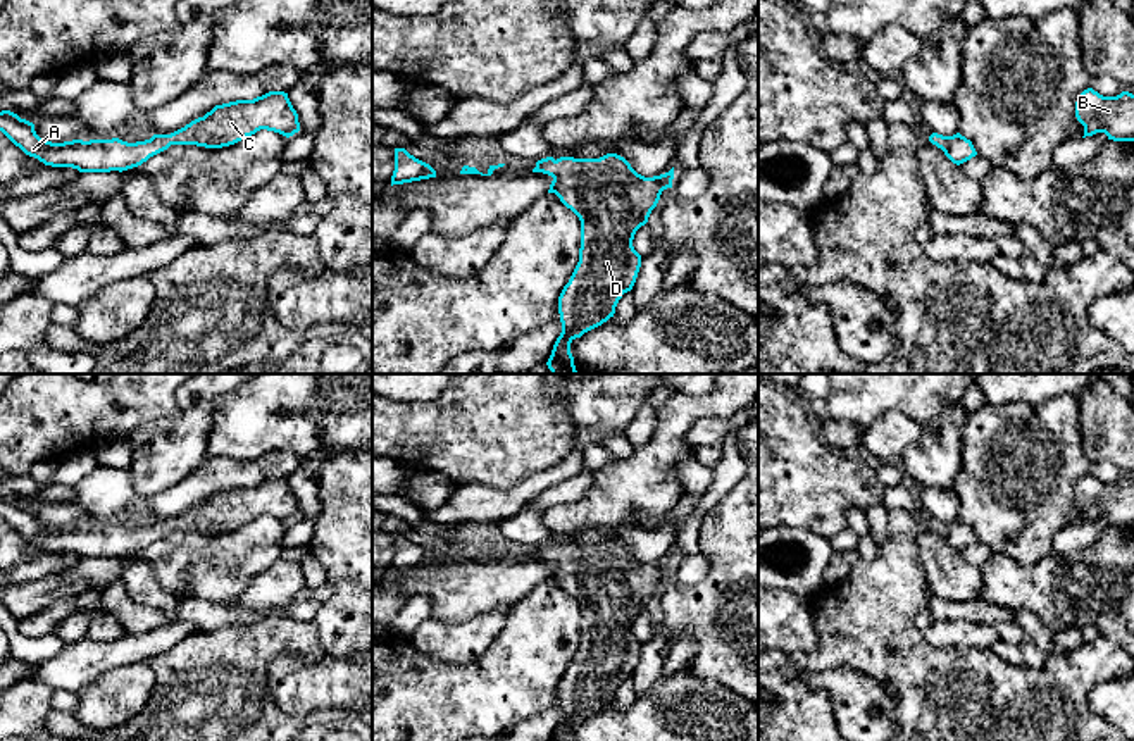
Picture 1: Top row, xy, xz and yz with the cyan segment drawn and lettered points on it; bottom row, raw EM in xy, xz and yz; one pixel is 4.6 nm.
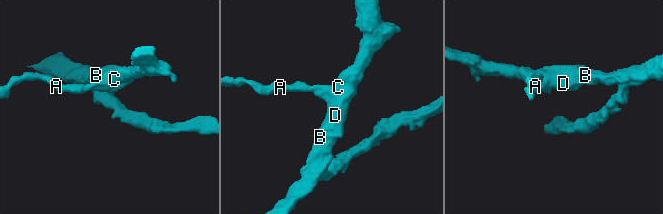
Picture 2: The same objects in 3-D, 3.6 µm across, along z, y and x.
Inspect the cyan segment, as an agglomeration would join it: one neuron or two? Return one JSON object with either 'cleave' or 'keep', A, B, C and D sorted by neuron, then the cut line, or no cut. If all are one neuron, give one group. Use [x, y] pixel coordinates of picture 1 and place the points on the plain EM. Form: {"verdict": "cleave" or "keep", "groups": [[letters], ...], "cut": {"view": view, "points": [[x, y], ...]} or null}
{"verdict": "keep", "groups": [["A", "B", "C", "D"]], "cut": null}

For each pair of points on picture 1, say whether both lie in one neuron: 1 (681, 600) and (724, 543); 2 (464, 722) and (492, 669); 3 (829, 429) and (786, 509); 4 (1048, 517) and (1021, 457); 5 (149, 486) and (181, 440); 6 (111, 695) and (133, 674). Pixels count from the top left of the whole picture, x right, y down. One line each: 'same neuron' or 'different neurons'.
1: same neuron
2: same neuron
3: different neurons
4: same neuron
5: same neuron
6: same neuron

